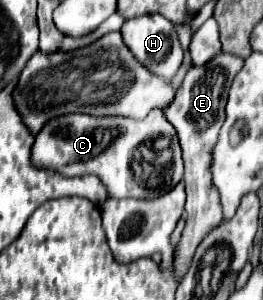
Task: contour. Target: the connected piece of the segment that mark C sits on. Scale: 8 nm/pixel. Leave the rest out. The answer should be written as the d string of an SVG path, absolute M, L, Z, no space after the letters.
M152 110L142 120L132 118L120 118L120 116L108 116L108 118L96 118L88 114L66 114L52 118L40 134L36 134L36 142L32 146L32 162L34 166L56 170L64 176L84 176L84 174L96 174L108 194L112 198L128 198L132 194L132 154L134 150L146 140L146 138L158 138L158 136L170 136L174 142L174 180L180 180L180 174L184 170L182 164L182 152L176 138L174 126L164 118L162 110Z

